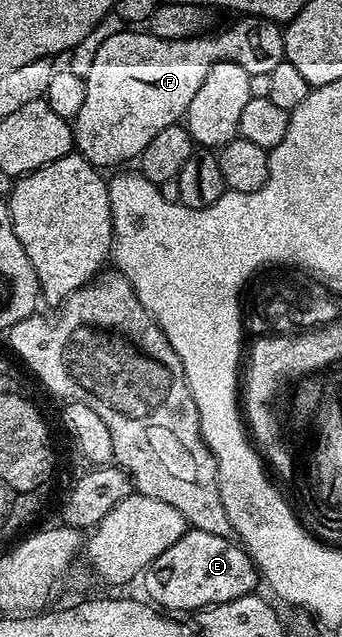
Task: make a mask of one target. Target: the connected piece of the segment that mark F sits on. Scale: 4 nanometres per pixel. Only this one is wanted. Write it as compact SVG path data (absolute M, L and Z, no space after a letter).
M259 17L237 20L225 31L195 39L159 39L144 29L125 29L106 37L86 76L86 101L74 120L75 150L101 169L131 164L162 129L177 126L187 116L194 93L223 59L242 65L249 75L270 73L274 65L285 62L284 32L279 26Z

